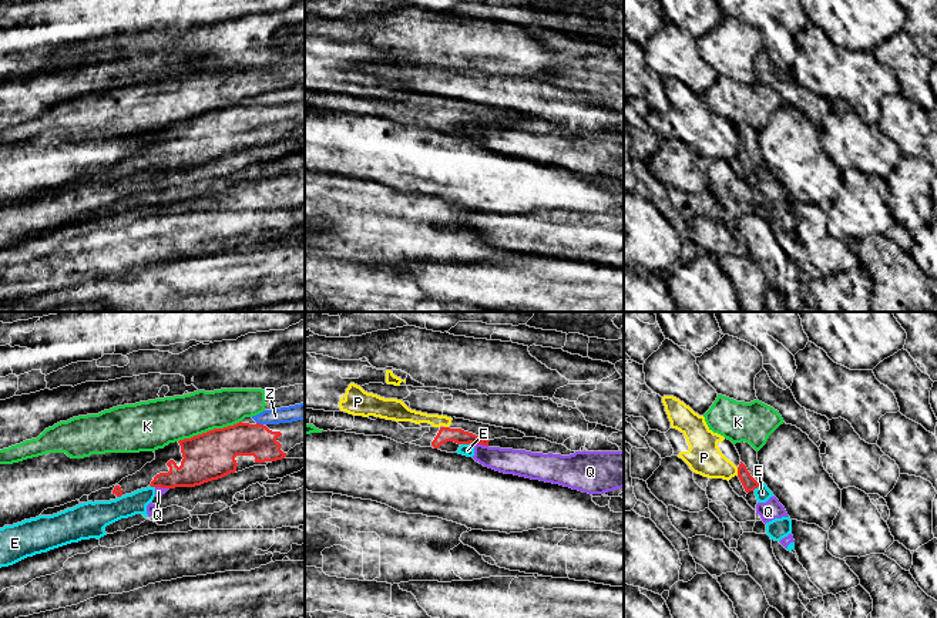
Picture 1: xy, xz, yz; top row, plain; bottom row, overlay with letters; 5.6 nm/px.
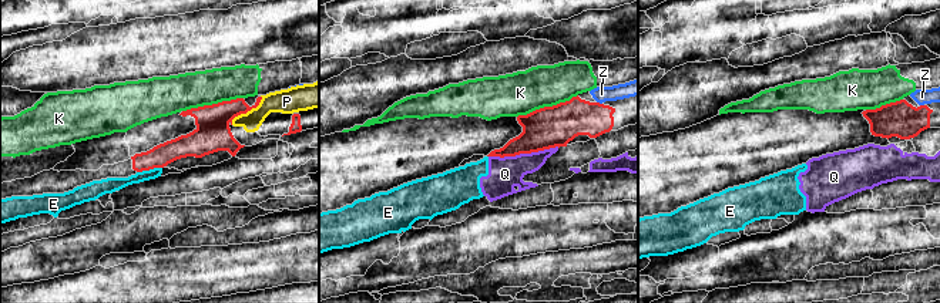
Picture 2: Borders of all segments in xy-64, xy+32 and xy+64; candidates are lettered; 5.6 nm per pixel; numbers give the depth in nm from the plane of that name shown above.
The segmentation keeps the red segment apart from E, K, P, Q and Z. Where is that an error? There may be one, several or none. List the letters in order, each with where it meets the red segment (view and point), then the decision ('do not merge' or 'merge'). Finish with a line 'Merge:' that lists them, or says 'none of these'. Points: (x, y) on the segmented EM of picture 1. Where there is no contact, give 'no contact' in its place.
E: contact xz (466, 443); do not merge
K: contact xy (210, 430); do not merge
P: contact yz (738, 472); do not merge
Q: contact xz (482, 443); do not merge
Z: contact xy (258, 423); merge
Merge: Z

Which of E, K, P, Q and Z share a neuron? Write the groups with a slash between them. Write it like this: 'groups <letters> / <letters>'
groups E Q / K / P / Z

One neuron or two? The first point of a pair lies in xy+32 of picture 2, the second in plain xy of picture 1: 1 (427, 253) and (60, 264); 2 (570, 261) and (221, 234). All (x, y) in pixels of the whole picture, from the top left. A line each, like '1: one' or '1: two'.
1: one
2: two

